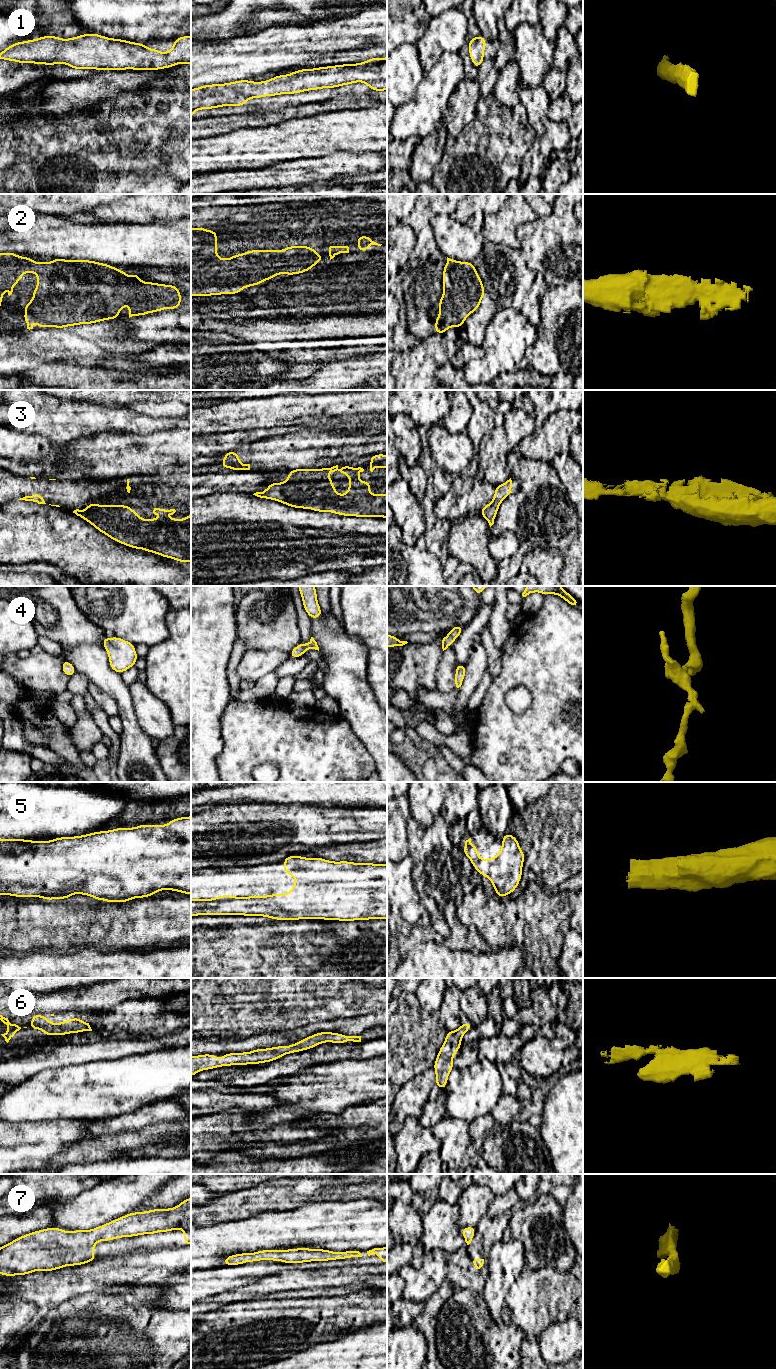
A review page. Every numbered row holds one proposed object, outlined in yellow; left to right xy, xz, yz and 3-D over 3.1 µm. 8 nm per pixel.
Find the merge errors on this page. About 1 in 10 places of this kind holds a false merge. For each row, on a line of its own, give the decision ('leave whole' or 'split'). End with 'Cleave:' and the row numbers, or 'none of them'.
1: leave whole
2: leave whole
3: leave whole
4: leave whole
5: leave whole
6: leave whole
7: leave whole
Cleave: none of them

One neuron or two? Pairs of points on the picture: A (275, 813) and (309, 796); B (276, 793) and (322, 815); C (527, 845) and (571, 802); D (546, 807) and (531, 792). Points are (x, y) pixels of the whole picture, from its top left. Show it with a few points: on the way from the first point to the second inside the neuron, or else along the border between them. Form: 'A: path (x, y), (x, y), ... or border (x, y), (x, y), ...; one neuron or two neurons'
A: border (270, 803), (307, 803), (311, 805); two neurons
B: border (300, 803), (311, 805); two neurons
C: path (530, 832), (545, 817), (558, 815); one neuron
D: border (548, 792), (526, 808), (517, 809); two neurons

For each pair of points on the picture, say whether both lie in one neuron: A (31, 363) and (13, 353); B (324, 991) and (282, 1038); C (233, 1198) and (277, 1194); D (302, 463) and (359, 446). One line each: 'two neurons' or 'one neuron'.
A: one neuron
B: two neurons
C: one neuron
D: one neuron

